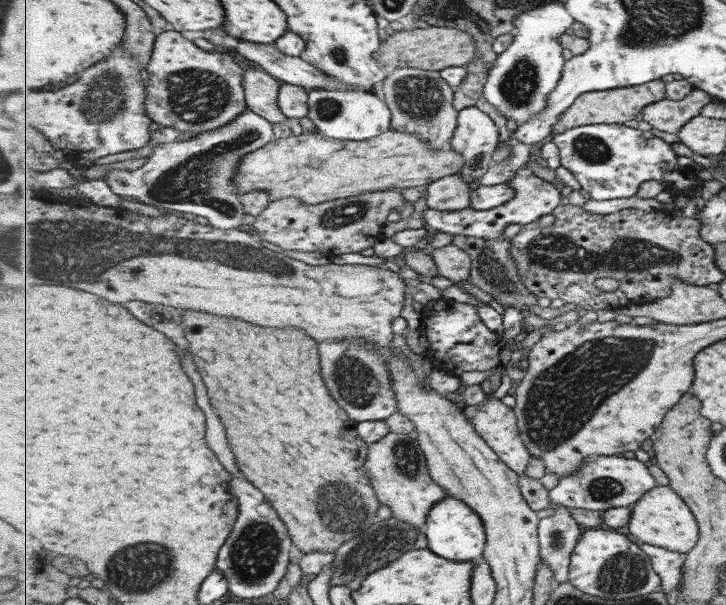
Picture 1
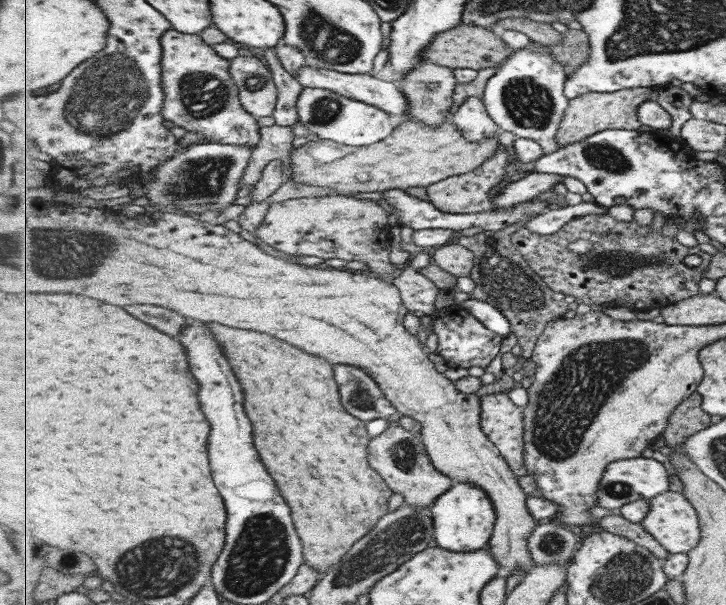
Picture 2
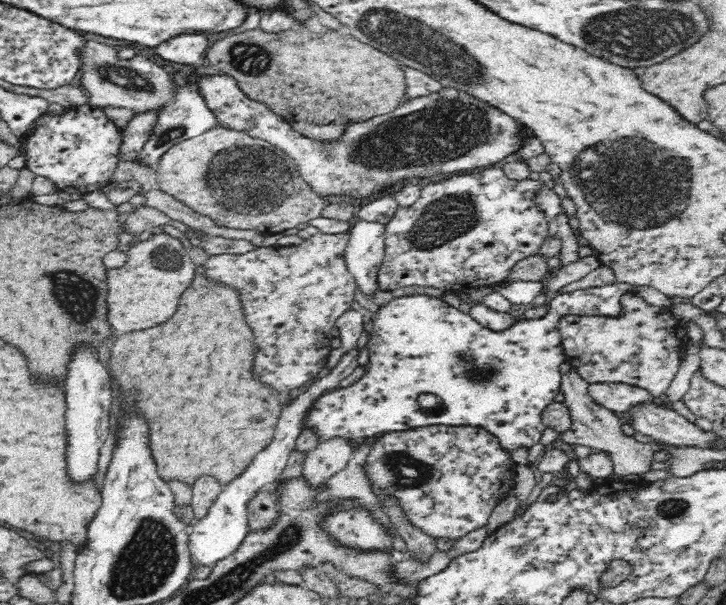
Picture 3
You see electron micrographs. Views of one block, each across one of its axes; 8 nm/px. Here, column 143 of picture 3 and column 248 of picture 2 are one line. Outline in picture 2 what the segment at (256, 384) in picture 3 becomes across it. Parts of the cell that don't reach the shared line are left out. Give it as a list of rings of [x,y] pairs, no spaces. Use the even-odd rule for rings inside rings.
[[[211,324],[211,328],[215,328],[217,341],[223,344],[227,352],[225,356],[231,366],[235,366],[235,374],[247,392],[247,412],[251,412],[251,420],[255,424],[255,444],[259,444],[259,452],[263,452],[263,460],[267,460],[271,476],[279,480],[279,488],[283,488],[281,494],[290,504],[294,526],[304,545],[305,564],[323,577],[342,563],[347,552],[390,514],[389,500],[393,489],[387,485],[383,475],[371,467],[372,436],[367,430],[367,422],[353,416],[343,406],[334,364],[263,332],[227,328],[219,324]]]

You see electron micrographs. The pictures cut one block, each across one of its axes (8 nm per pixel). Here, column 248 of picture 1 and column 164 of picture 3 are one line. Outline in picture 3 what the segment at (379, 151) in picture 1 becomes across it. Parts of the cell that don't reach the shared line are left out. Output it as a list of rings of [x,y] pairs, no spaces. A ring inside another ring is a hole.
[[[218,126],[172,146],[156,166],[156,176],[162,192],[216,224],[226,228],[257,229],[268,236],[320,217],[322,209],[328,204],[304,181],[296,168],[294,160],[277,146],[254,138],[247,132]]]

